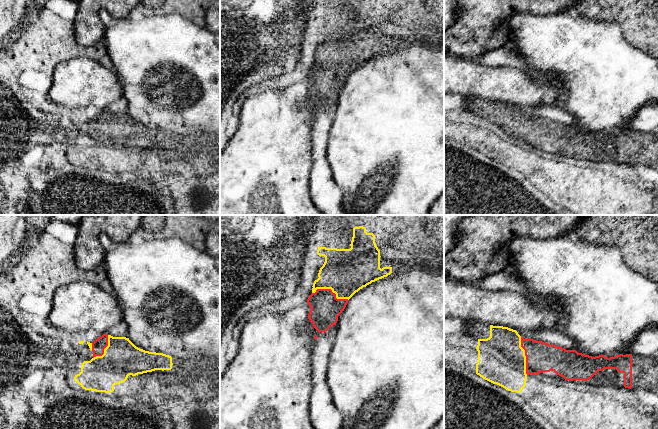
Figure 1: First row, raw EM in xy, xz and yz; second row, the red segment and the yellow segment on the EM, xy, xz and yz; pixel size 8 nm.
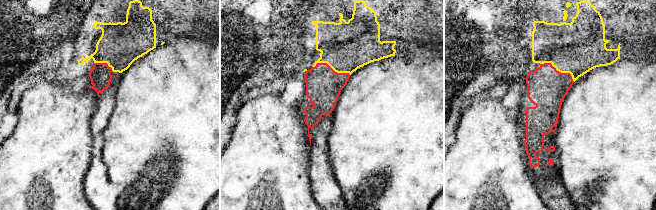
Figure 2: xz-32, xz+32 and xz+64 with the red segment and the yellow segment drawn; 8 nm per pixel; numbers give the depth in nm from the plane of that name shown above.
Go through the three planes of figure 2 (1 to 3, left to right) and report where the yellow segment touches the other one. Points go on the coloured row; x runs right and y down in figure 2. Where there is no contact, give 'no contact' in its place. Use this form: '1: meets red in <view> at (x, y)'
1: meets red in xz-32 at (104, 63)
2: meets red in xz+32 at (331, 68)
3: meets red in xz+64 at (558, 71)

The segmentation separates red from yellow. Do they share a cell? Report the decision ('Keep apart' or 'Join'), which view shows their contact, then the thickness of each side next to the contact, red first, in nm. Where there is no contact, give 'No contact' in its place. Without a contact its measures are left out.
Join. Touches red in xz. Thickness 240 nm (red) against 360 nm

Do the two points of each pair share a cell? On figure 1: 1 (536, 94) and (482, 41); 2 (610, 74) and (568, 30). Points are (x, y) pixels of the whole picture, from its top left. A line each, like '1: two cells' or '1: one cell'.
1: two cells
2: one cell

